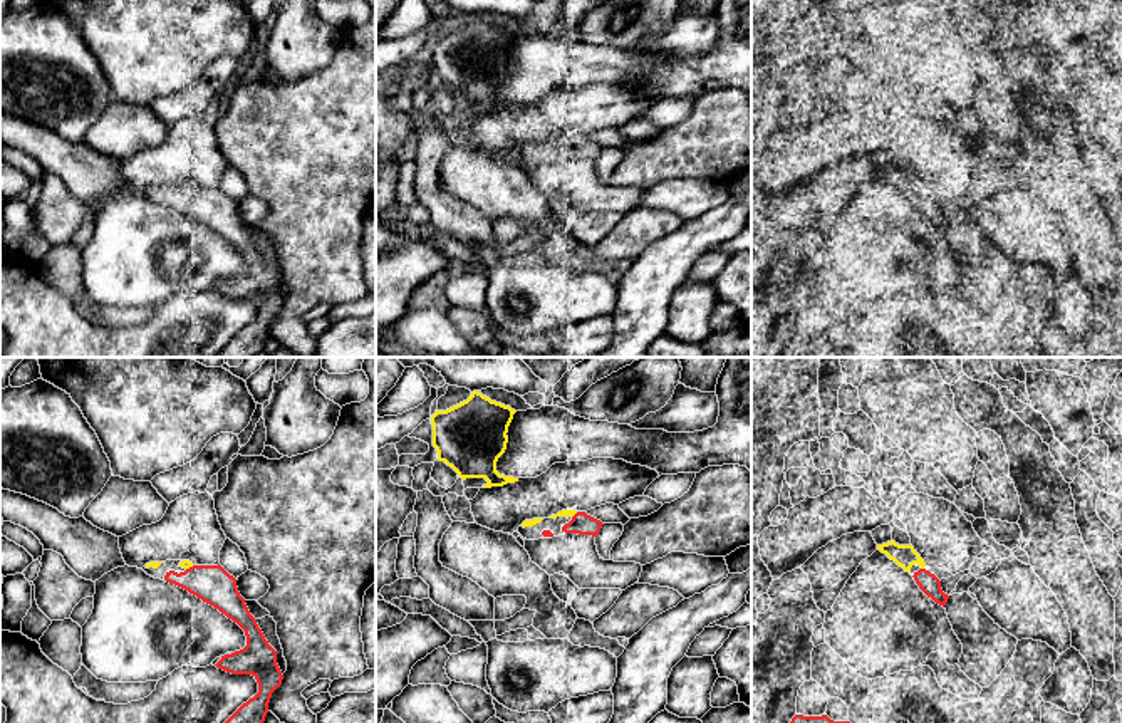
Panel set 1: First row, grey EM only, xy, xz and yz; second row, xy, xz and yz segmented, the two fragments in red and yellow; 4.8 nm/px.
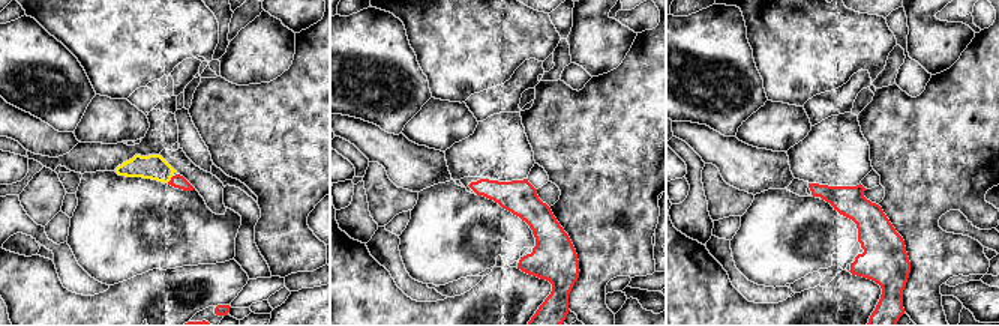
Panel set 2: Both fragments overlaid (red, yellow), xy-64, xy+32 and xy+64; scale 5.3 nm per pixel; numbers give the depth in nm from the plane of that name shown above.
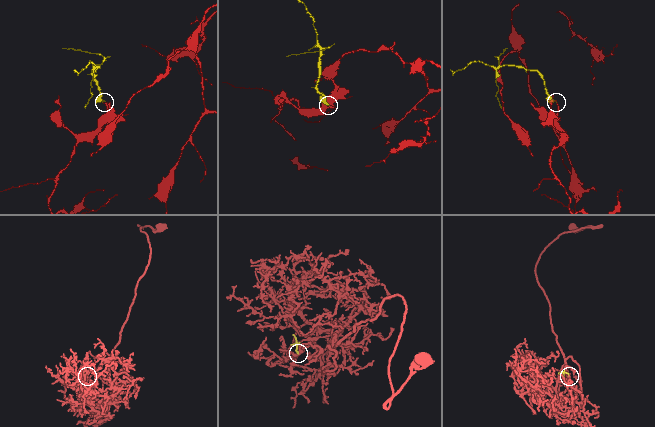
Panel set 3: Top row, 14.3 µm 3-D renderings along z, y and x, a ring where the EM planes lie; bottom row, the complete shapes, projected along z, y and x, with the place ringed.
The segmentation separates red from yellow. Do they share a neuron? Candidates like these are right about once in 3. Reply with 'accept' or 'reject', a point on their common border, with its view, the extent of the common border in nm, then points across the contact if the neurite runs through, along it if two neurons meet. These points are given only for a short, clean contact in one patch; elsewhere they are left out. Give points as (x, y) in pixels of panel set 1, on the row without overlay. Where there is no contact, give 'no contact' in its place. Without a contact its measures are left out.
accept; contact xy (190, 192); length 40 nm

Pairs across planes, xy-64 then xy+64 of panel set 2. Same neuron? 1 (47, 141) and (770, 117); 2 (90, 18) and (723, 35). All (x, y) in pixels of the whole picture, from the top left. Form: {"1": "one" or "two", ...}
{"1": "two", "2": "two"}

